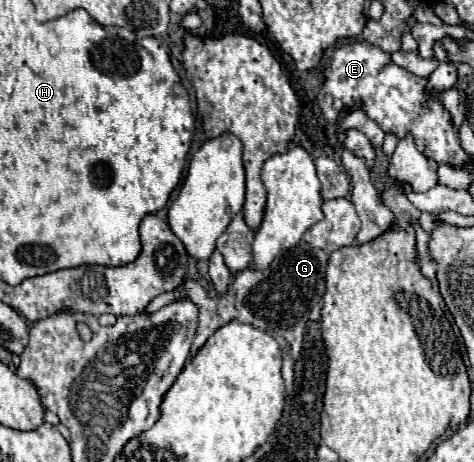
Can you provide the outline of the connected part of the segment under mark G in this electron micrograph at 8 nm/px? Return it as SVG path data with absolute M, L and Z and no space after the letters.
M301 240L297 246L285 250L281 256L277 256L265 270L247 268L241 274L237 274L237 280L229 286L227 294L209 298L207 292L199 286L195 280L185 280L179 288L165 292L154 298L145 309L147 314L153 314L168 303L180 298L188 298L199 308L198 327L193 340L191 356L199 352L199 348L205 344L205 340L223 324L229 320L239 320L245 324L251 324L259 330L273 330L275 334L283 336L291 348L293 358L301 352L301 340L305 334L305 324L309 320L311 304L317 296L317 302L323 296L323 284L325 284L325 270L327 270L327 258L329 254L321 248L309 246L305 240Z

